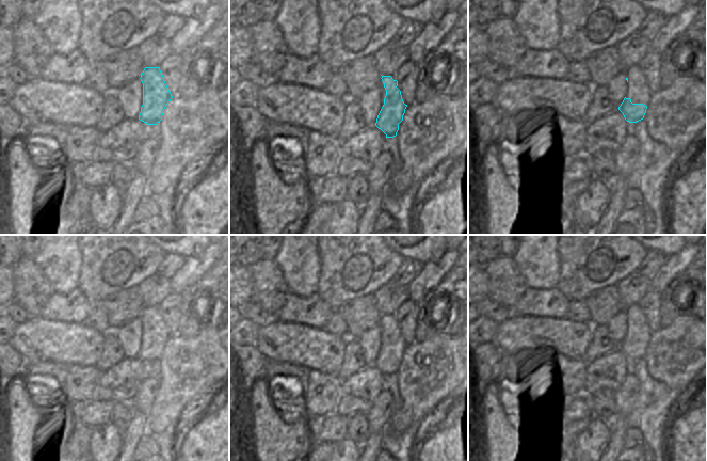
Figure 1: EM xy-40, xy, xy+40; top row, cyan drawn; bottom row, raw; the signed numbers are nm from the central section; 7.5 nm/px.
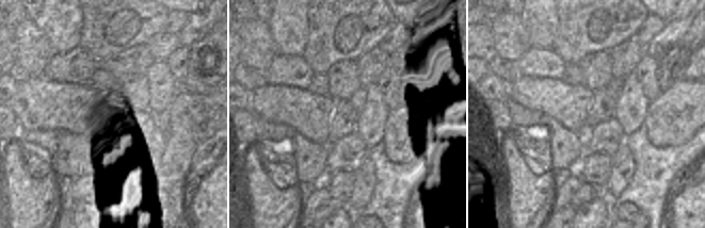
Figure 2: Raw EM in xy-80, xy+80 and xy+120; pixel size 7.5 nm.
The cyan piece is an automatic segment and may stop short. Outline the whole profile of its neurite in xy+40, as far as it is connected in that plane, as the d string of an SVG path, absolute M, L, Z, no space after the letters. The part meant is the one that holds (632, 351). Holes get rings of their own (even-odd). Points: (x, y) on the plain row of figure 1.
M624 337L623 341L618 346L618 349L623 352L627 360L627 373L631 372L631 363L637 362L644 357L647 345L643 343L632 343L630 337Z

